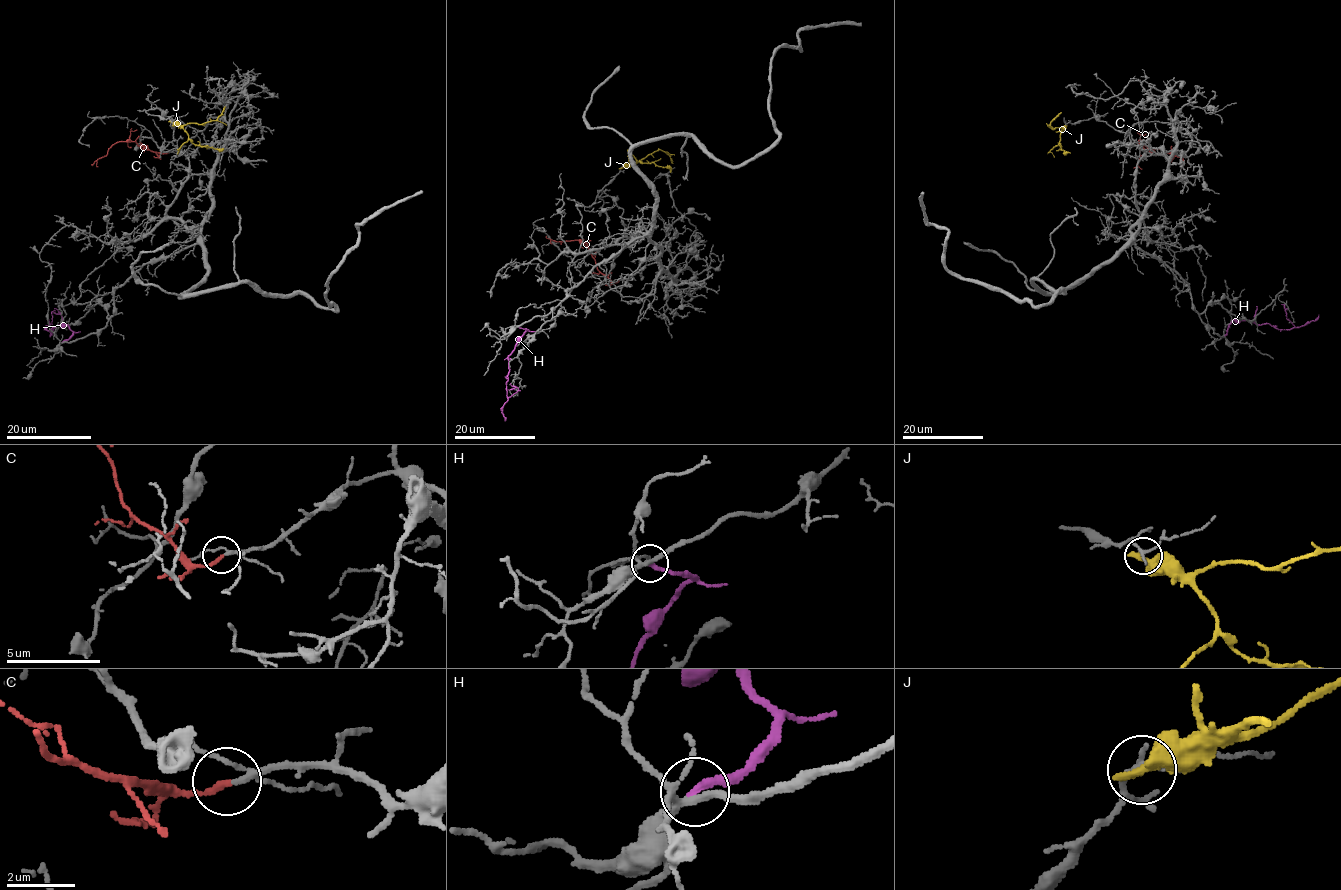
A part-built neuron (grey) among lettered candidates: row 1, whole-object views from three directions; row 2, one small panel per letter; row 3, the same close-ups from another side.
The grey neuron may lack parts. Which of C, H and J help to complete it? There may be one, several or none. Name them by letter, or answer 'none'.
C

